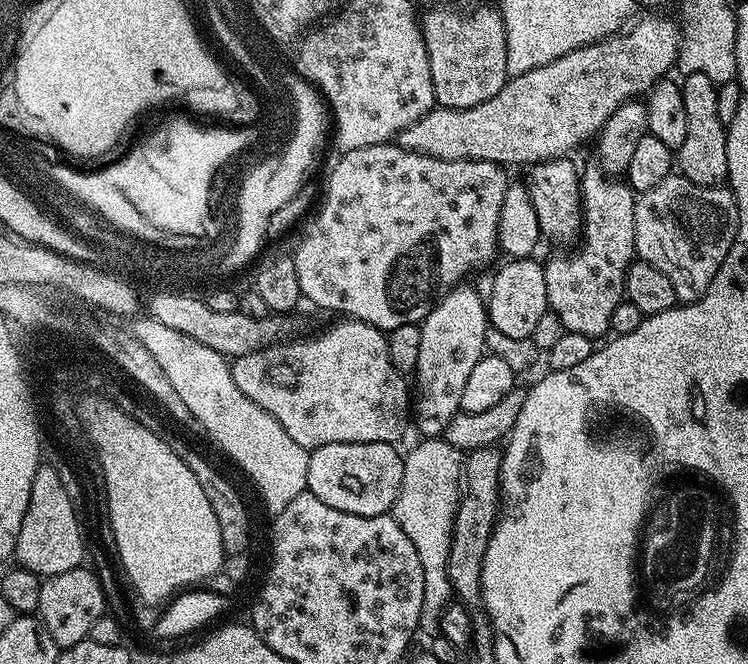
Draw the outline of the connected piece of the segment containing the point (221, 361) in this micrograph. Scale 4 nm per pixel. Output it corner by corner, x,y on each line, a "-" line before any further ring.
210,346
198,354
196,366
182,368
184,374
178,374
178,382
176,385
170,382
171,385
186,402
197,425
204,427
209,438
252,479
269,513
281,512
307,489
309,449
298,446
273,416
238,390
238,382
232,377
232,365
222,354
210,350

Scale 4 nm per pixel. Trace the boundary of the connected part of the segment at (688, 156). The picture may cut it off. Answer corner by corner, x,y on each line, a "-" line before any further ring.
689,72
680,84
682,102
686,106
686,142
678,149
678,172
690,182
707,188
719,188
728,179
726,126
718,118
717,84
706,74

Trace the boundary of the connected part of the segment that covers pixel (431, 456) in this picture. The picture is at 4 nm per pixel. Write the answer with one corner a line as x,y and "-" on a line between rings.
424,438
419,442
403,457
400,493
390,512
398,526
402,526
406,538
414,542
414,550
418,550
424,579
420,628
432,634
439,629
440,616
454,596
448,577
448,559
456,507
462,499
462,452
444,438

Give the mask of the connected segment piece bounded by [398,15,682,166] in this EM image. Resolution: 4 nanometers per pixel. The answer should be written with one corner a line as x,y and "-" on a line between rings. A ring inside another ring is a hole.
637,15
631,21
630,26
616,32
611,36
604,37
603,40
595,40
593,44
582,46
578,50
574,50
570,54
566,54
562,58
558,58
554,62
550,62
546,66
538,66
528,73
521,76
513,76
508,83
502,86
502,90
498,90
498,94
494,94
494,98
486,98
486,102
482,102
478,106
470,106
469,108
442,108
433,106
422,118
418,118
418,122
414,122
410,126
406,126
398,135
398,143
400,147
417,152
423,156
433,156
434,158
442,158
443,160
489,160
491,164
501,166
509,166
508,164
522,164
529,166
536,163
542,163
544,160
558,159
567,157
572,151
579,146
583,140
595,137
599,133
600,127
610,118
610,114
614,114
614,110
618,110
618,106
622,106
626,101
639,97
641,94
647,93
657,80
667,77
668,71
673,71
676,63
676,53
680,51
680,41
682,39
681,29
672,20
667,20
664,16
640,16

